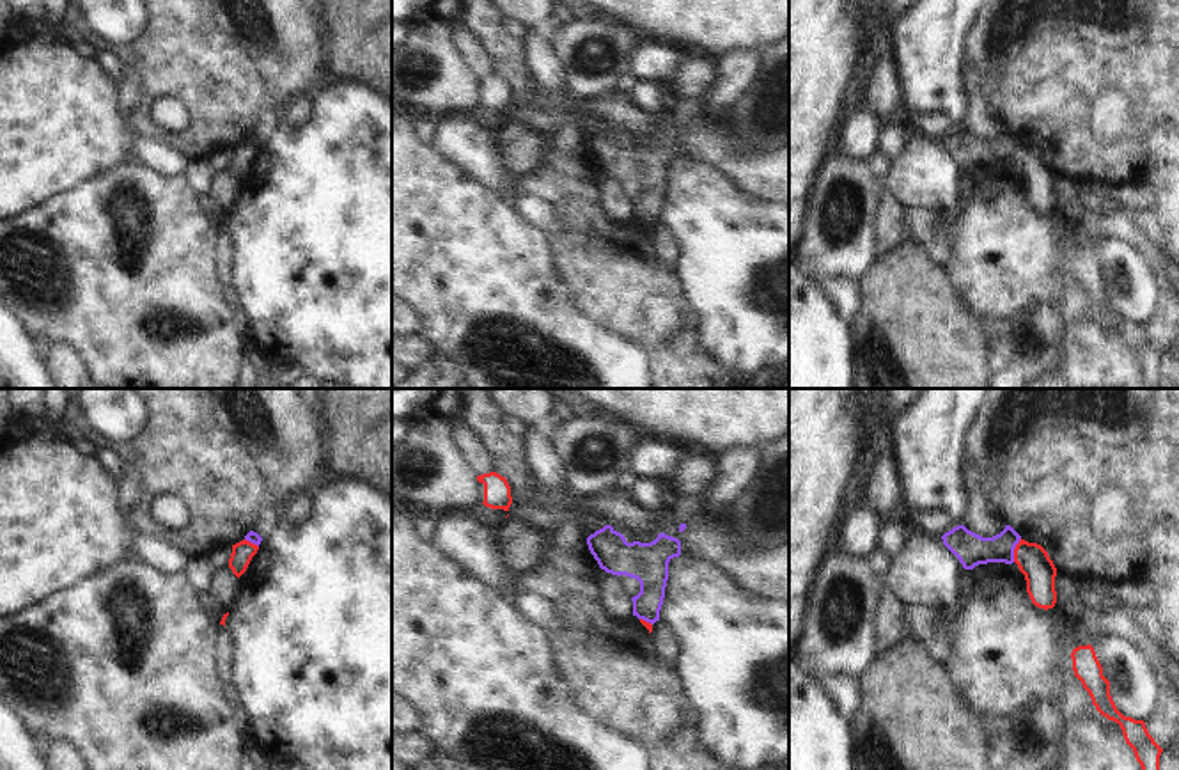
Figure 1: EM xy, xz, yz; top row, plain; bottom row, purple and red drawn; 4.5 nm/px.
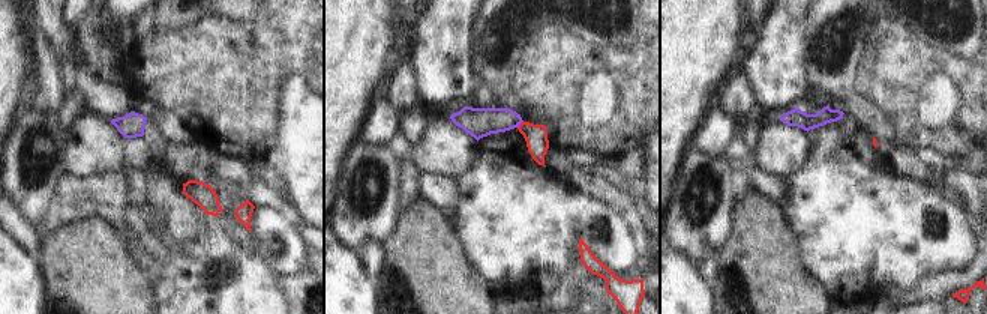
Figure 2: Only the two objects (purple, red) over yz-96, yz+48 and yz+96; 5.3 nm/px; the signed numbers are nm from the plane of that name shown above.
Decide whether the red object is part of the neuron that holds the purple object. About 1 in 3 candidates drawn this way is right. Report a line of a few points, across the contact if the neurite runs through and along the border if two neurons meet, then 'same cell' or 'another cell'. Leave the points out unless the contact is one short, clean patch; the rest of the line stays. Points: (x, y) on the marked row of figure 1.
line yz (1020, 538), (1013, 561); another cell

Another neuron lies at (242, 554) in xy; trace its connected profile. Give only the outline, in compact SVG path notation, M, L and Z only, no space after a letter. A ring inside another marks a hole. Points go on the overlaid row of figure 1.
M246 539L232 545L232 554L230 554L230 559L229 559L229 568L232 570L232 573L238 578L246 571L252 557L257 554L257 550L259 550L259 546L250 543L250 541L246 541Z

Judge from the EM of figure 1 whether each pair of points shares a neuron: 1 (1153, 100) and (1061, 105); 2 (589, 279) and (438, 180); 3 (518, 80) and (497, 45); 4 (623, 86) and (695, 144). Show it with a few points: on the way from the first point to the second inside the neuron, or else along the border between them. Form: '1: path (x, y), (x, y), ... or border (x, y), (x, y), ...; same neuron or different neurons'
1: path (1130, 77), (1089, 77), (1084, 82); same neuron
2: border (554, 265), (559, 281), (575, 302); different neurons
3: path (515, 71), (506, 54); same neuron
4: border (612, 89), (628, 94); different neurons

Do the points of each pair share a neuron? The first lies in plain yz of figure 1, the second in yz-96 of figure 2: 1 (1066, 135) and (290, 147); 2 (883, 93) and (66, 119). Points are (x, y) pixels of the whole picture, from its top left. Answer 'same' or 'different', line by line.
1: different
2: different

